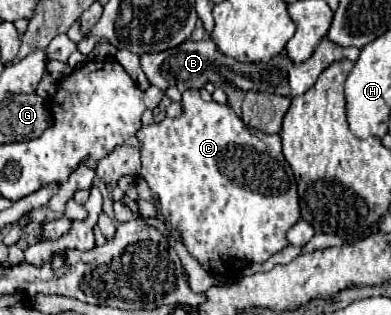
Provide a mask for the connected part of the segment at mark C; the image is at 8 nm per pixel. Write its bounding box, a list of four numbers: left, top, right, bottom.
[137,90,299,276]

